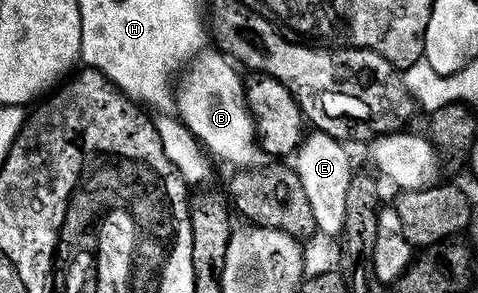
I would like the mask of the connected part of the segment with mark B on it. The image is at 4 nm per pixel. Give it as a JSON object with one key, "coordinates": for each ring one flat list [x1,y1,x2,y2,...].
{"coordinates":[[208,51,193,59,192,73,179,81,174,94,175,113,211,157,240,170,259,167,264,155,255,139,255,121,245,101,243,77,236,74,235,65,223,53]]}

